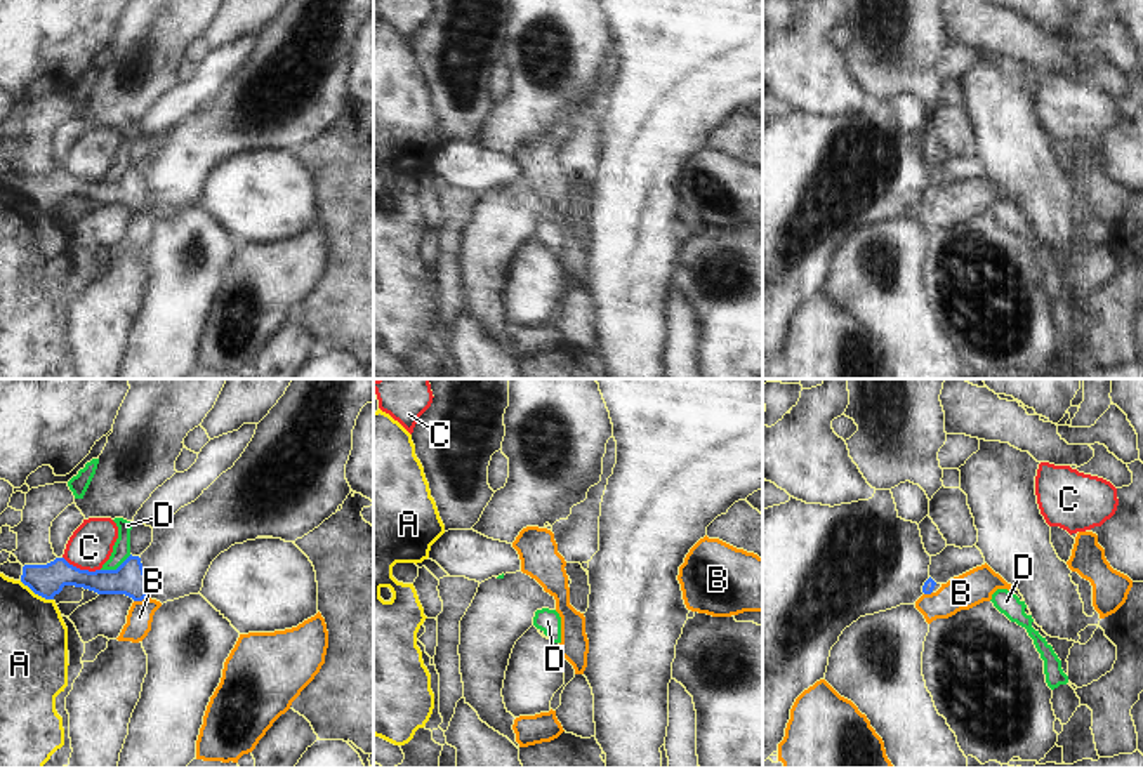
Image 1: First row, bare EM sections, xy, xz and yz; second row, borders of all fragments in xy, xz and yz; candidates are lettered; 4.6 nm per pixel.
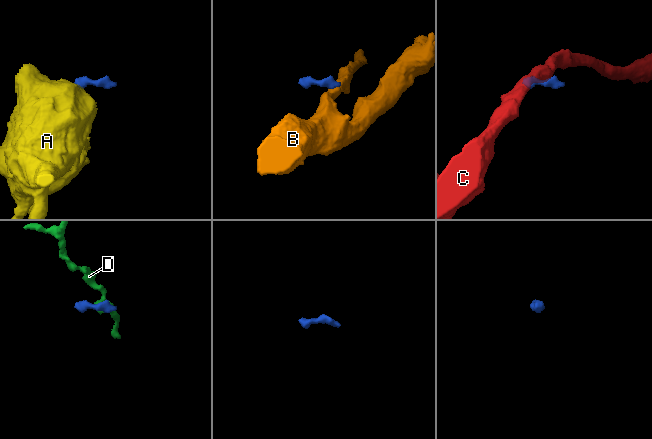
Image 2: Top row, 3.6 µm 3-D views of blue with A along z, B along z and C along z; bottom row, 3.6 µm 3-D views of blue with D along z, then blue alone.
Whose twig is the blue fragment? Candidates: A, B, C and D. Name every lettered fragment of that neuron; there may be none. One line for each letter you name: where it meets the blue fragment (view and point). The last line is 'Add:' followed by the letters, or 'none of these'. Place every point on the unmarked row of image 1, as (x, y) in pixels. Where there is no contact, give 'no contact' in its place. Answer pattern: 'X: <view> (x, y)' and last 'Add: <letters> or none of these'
Add: none of these

